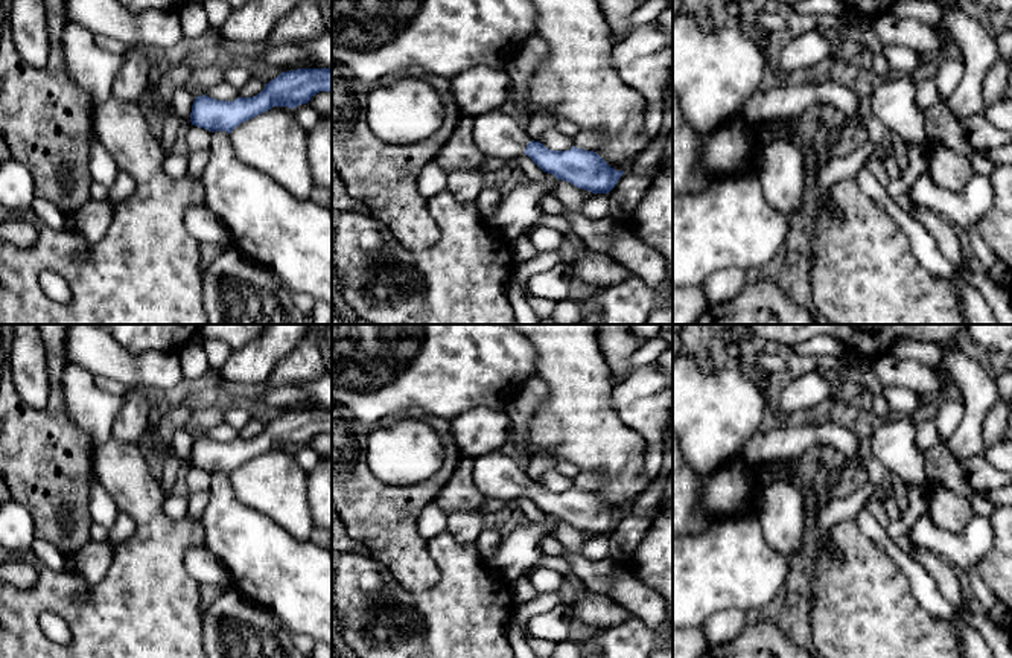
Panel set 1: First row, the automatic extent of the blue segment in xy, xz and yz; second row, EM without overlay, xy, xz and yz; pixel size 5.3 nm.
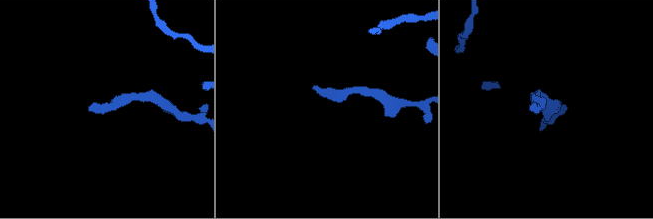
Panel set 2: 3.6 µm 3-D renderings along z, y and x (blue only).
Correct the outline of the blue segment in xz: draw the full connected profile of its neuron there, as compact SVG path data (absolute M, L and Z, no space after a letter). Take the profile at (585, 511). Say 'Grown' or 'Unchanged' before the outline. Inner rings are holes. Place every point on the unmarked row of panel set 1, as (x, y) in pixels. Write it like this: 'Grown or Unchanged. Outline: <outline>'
Grown. Outline: M501 451L475 457L472 478L484 498L510 501L525 495L543 513L592 535L609 535L624 515L610 509L594 492L575 487L568 492L545 489L540 483L531 481L525 469Z

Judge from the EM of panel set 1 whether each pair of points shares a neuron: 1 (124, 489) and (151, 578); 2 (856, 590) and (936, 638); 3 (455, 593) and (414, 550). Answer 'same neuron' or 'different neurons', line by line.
1: same neuron
2: same neuron
3: different neurons

